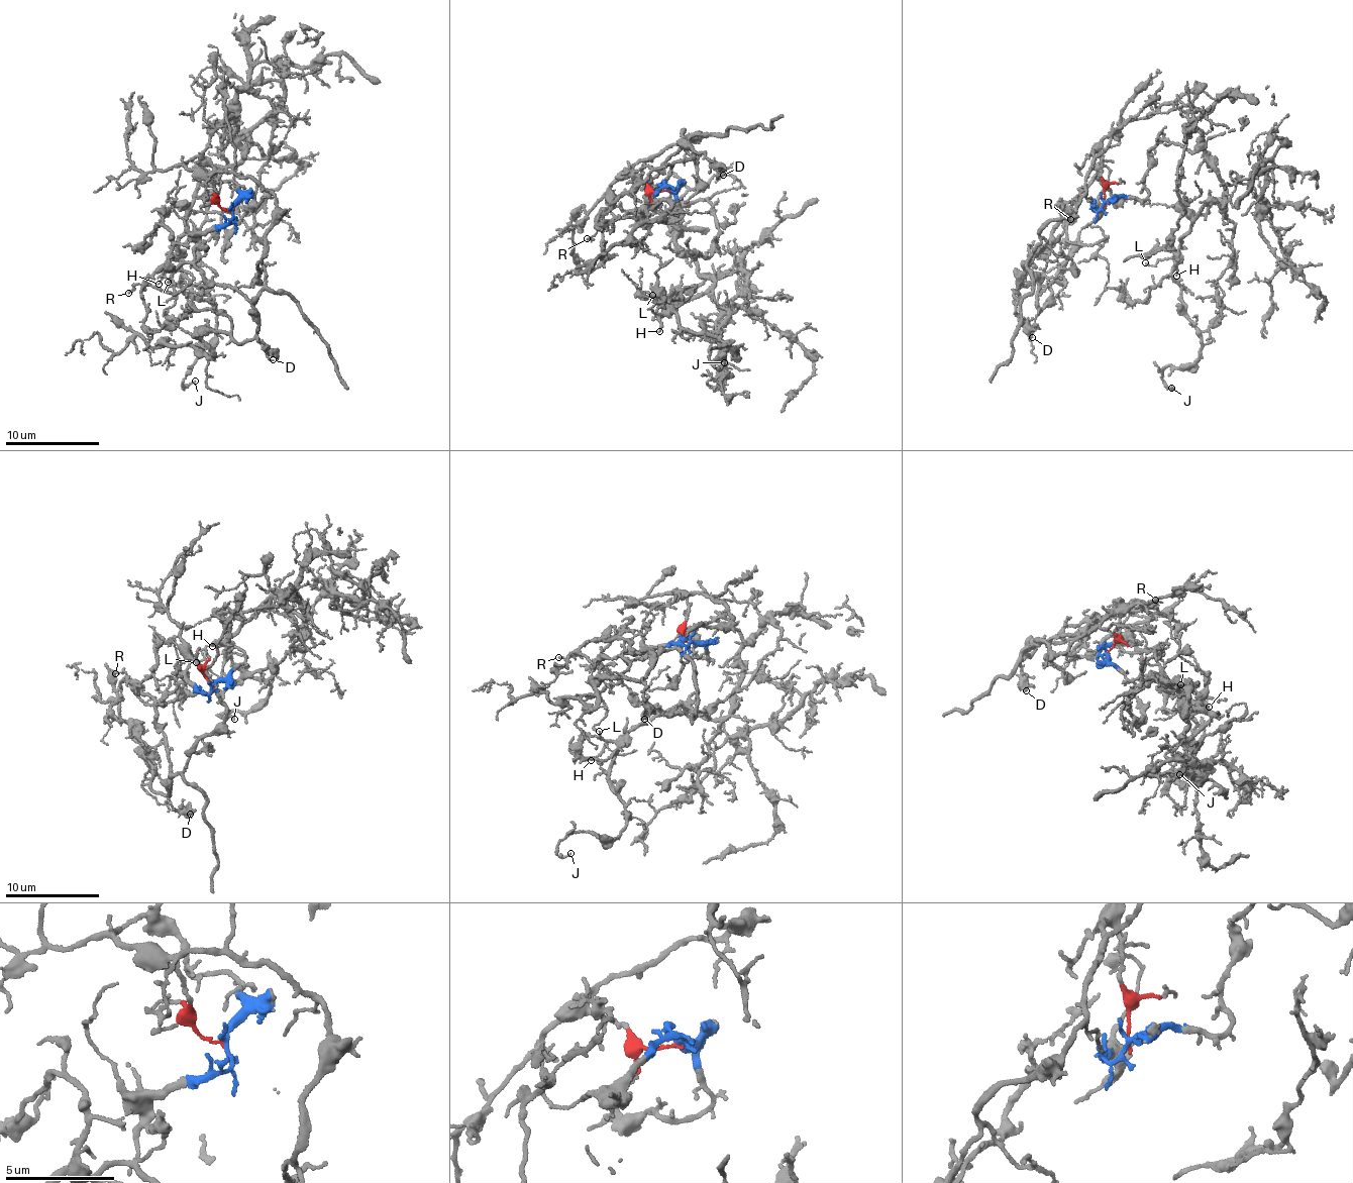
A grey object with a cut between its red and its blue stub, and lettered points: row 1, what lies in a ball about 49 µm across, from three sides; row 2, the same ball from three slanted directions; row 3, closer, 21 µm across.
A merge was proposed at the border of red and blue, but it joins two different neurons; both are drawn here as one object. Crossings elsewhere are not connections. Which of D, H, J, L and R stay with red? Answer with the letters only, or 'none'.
D, R

